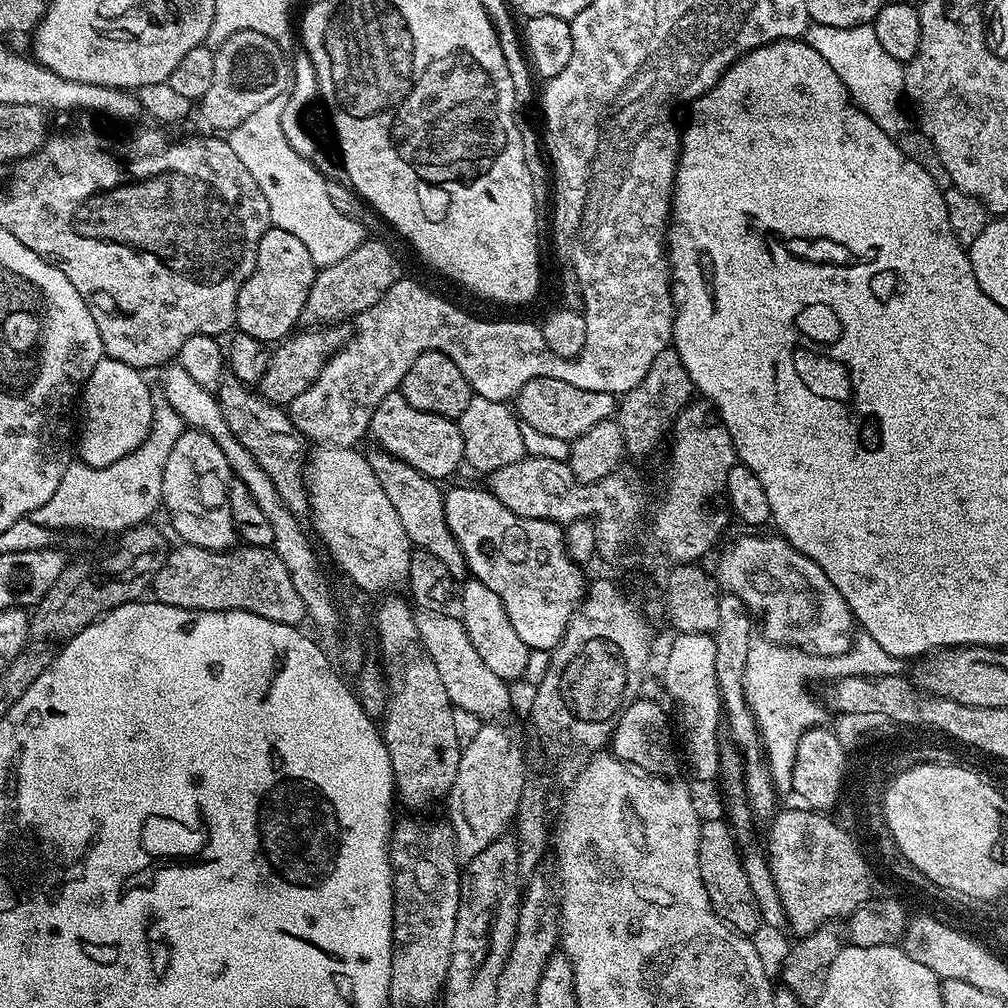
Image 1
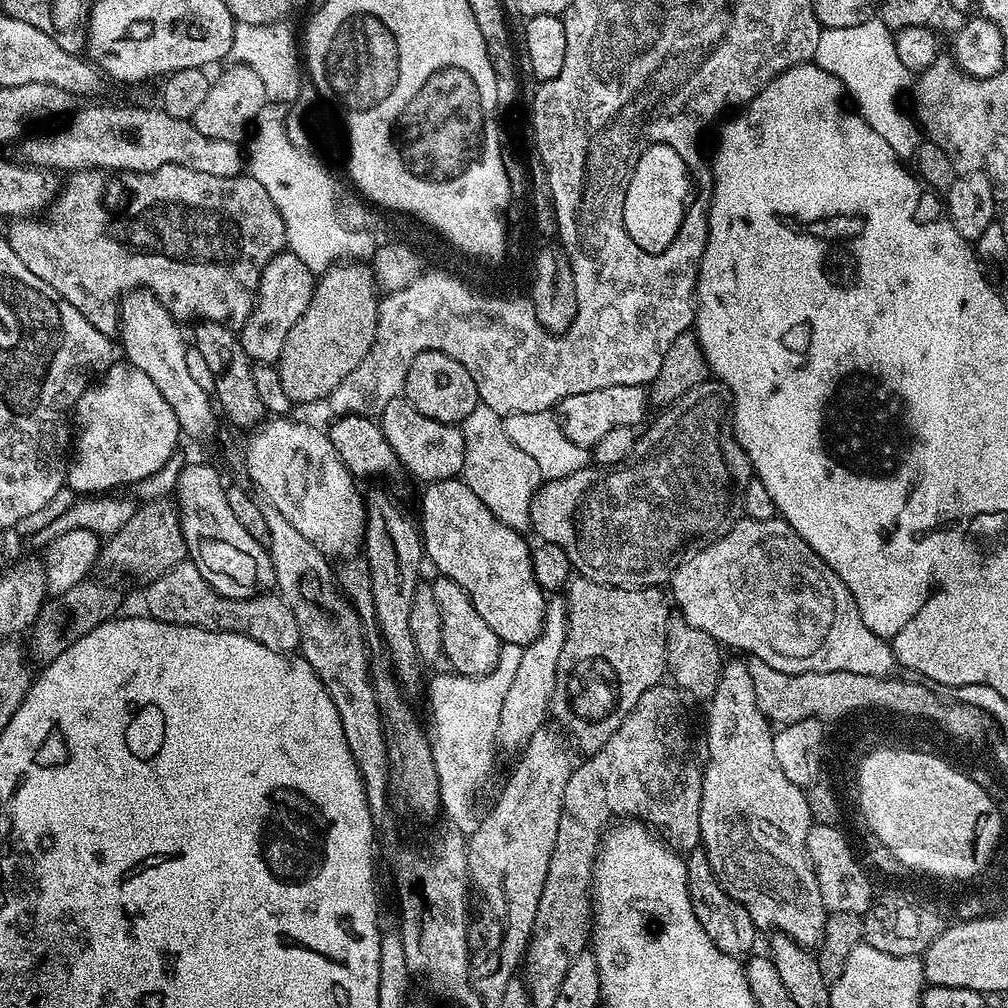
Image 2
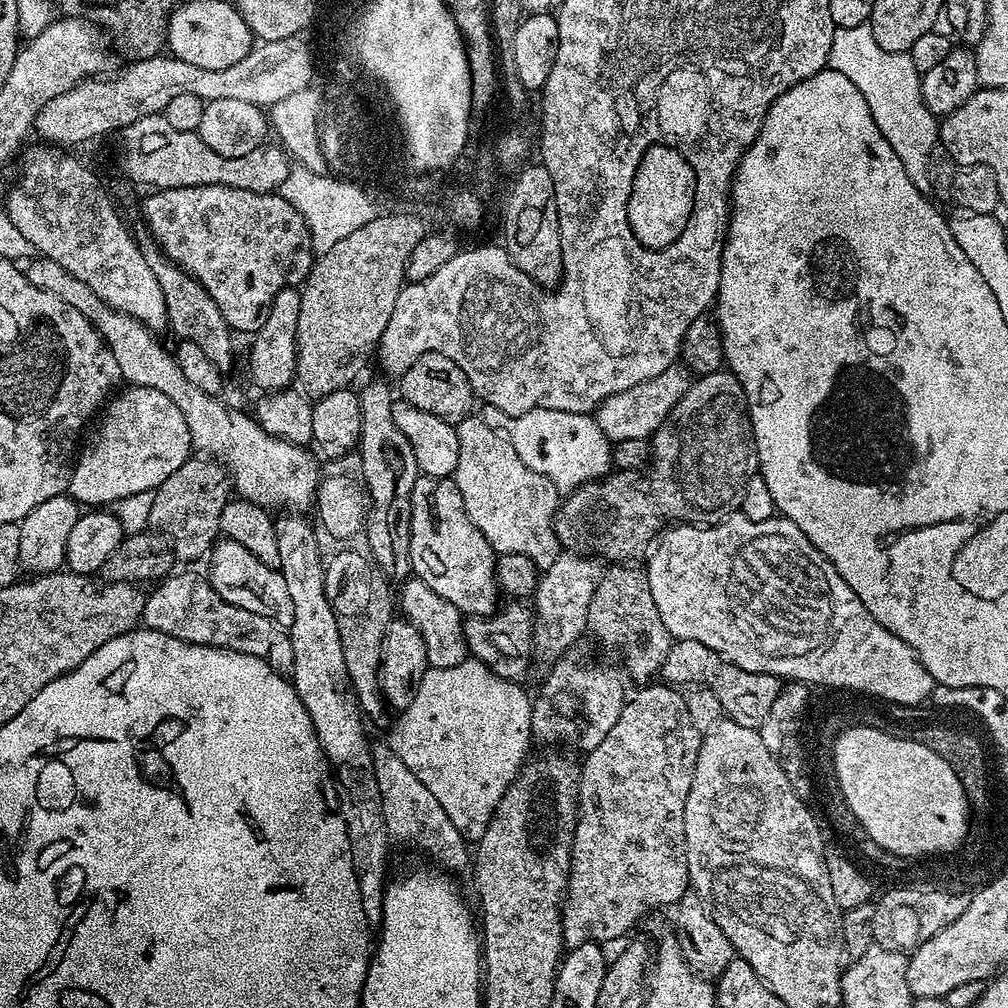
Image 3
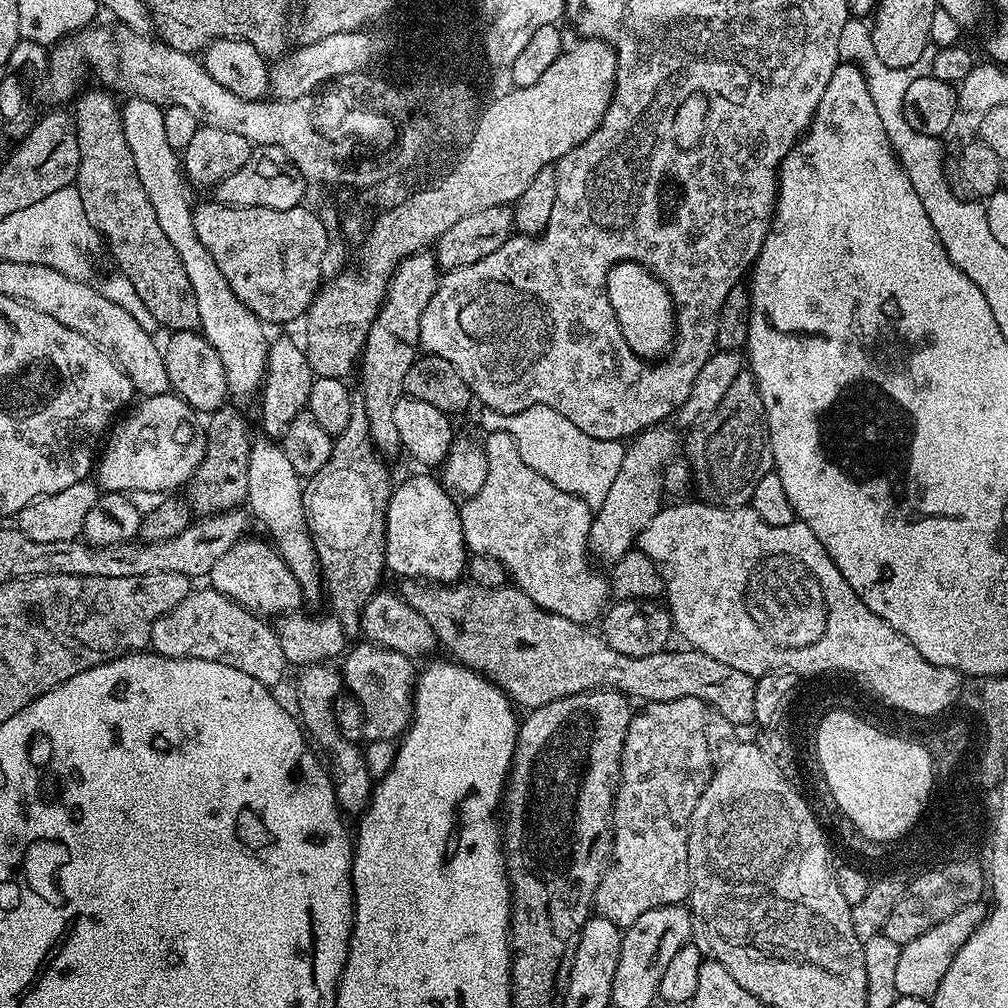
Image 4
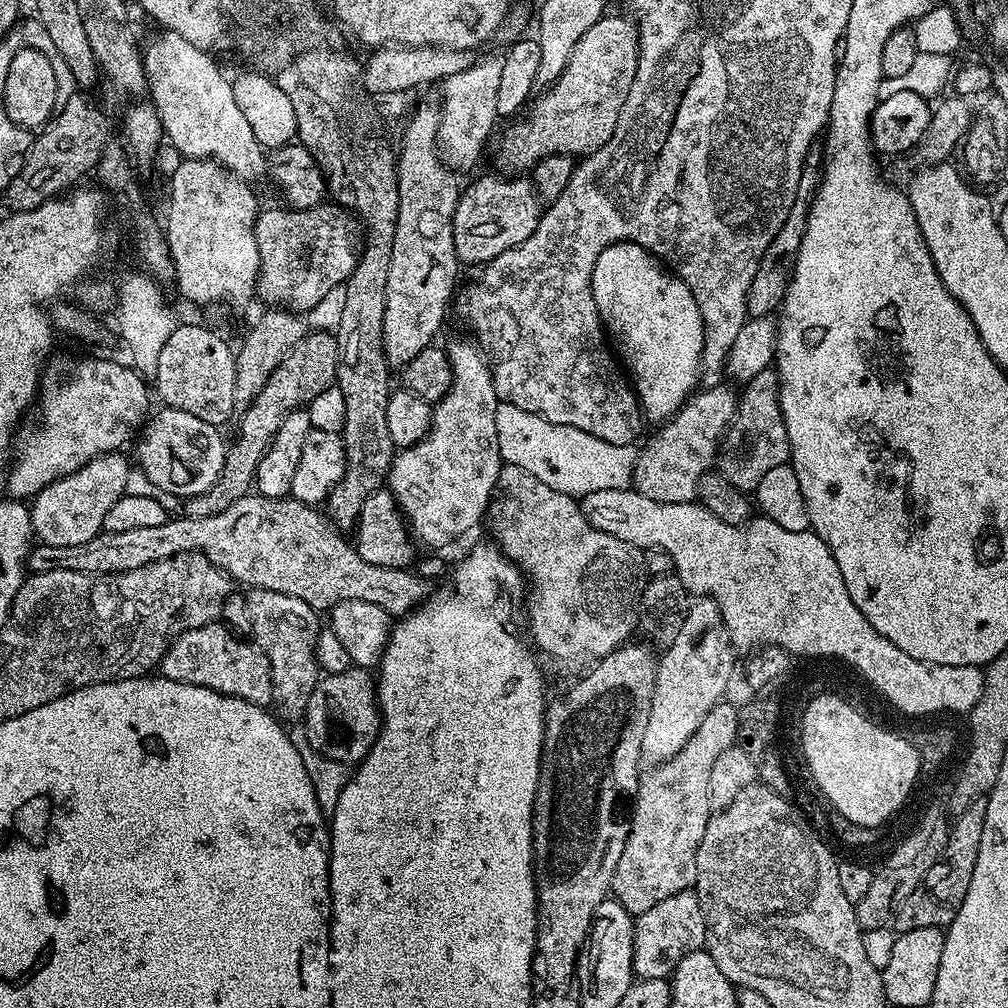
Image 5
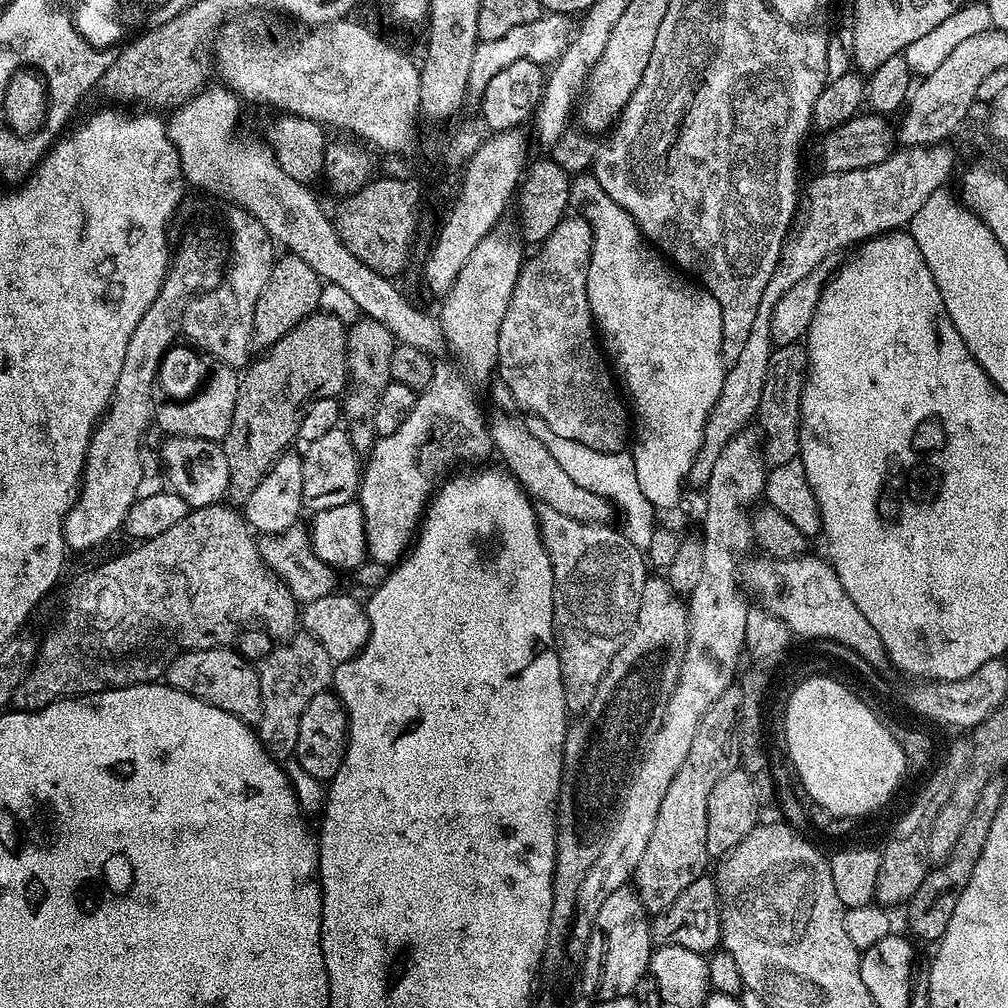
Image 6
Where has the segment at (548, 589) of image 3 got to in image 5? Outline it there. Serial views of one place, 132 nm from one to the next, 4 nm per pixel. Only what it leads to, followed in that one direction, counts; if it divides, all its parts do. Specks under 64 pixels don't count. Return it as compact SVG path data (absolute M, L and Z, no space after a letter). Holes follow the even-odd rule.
M721 382L689 396L679 412L661 427L664 429L644 449L639 449L630 481L638 494L663 504L691 504L696 500L698 482L713 471L720 442L736 416L738 392L727 386L732 387Z

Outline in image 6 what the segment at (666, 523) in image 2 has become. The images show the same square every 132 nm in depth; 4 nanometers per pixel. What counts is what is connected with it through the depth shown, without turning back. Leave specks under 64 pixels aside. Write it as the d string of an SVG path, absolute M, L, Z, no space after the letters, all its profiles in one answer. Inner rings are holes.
M803 343L773 347L766 374L766 386L762 386L762 402L758 413L765 465L775 466L790 462L800 455L800 403L807 371L808 349Z

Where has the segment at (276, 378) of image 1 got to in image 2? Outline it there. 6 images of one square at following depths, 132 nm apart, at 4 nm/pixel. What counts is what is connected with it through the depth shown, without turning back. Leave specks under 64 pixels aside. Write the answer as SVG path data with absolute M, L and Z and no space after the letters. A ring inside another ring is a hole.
M341 262L332 265L316 281L316 289L310 298L310 306L290 326L290 334L286 334L286 346L282 346L282 354L278 361L282 390L286 390L286 398L290 398L293 405L312 404L315 400L327 401L328 396L366 358L370 346L374 346L374 334L378 326L378 310L380 300L375 275L367 263Z

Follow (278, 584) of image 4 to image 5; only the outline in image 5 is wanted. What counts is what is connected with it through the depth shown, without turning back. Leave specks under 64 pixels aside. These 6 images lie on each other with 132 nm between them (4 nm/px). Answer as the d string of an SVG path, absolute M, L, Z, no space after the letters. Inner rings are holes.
M252 588L249 593L248 620L252 623L251 639L257 648L264 651L270 662L275 711L281 721L303 721L304 708L317 680L322 676L322 669L316 663L316 637L322 631L320 620L316 617L319 616L317 609L302 602L302 598L268 592L265 588Z

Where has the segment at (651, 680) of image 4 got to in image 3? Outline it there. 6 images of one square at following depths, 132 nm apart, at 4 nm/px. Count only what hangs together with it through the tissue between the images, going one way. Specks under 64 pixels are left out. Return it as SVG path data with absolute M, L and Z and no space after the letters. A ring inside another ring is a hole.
M508 602L504 608L490 616L474 616L464 621L464 637L468 643L468 651L475 659L480 660L494 674L507 680L523 681L528 667L534 661L534 645L532 642L532 626L534 612L527 603ZM676 640L673 643L658 676L669 686L703 686L714 690L718 702L722 702L722 710L727 719L738 722L738 726L757 730L762 726L762 722L766 722L766 714L770 714L770 706L774 706L782 687L781 677L765 672L742 670L734 666L734 662L722 658L722 654L710 650L710 646L702 646L702 642L693 640Z

